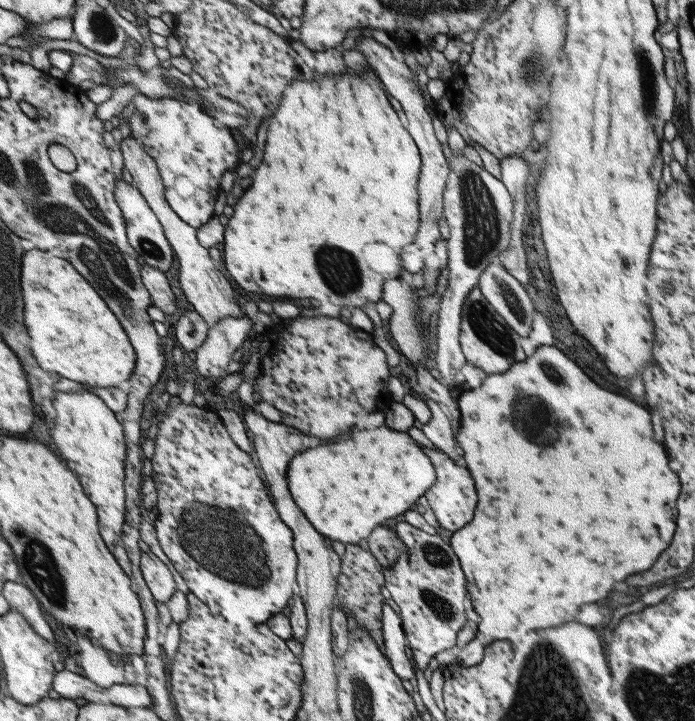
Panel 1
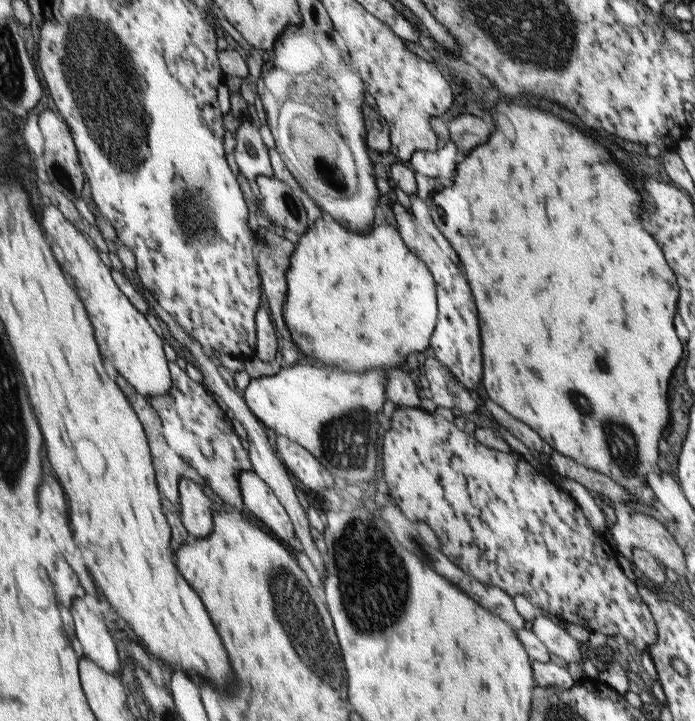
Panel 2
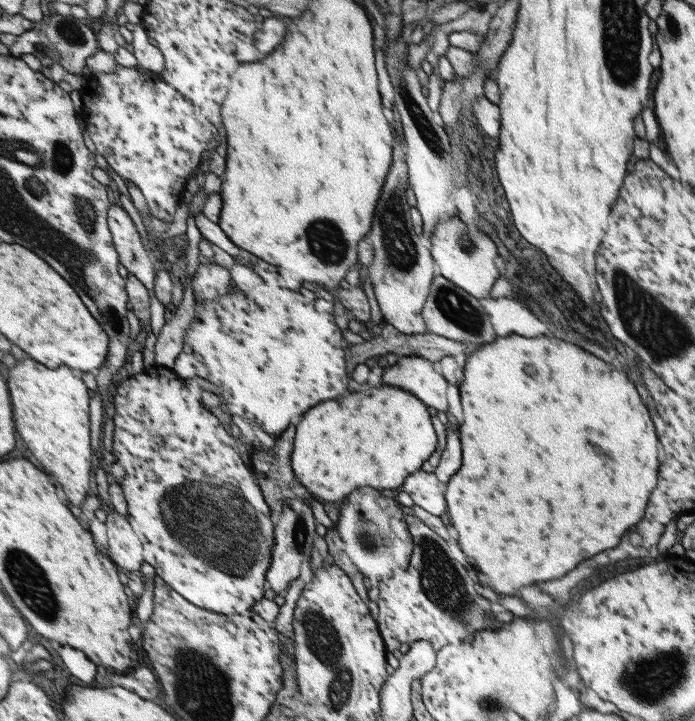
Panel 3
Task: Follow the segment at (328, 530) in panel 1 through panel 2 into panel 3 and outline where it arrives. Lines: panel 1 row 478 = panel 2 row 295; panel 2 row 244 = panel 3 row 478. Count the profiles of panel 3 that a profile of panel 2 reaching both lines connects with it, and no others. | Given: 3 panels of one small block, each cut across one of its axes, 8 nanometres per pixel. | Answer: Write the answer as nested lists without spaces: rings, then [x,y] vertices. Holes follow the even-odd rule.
[[[389,384],[368,394],[348,394],[340,402],[318,404],[296,427],[294,472],[319,502],[342,503],[360,486],[396,488],[418,473],[437,447],[428,407],[416,396]]]

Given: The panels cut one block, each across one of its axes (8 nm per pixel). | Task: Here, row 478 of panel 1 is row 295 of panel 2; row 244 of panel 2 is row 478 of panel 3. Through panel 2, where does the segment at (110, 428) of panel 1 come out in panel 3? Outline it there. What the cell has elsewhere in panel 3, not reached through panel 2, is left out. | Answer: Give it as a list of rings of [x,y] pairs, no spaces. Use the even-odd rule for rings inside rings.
[[[38,360],[18,361],[16,368],[10,372],[10,388],[14,388],[14,406],[18,408],[18,428],[22,428],[22,438],[28,442],[30,450],[40,458],[46,472],[58,476],[66,488],[70,500],[76,506],[82,506],[92,494],[92,394],[91,389],[78,378],[78,372],[70,367],[52,369]]]

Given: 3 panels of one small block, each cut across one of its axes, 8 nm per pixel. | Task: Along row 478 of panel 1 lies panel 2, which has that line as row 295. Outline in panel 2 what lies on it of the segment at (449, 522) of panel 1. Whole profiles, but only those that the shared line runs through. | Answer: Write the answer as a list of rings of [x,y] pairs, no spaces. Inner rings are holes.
[[[399,201],[394,204],[393,212],[398,228],[401,228],[401,236],[408,248],[412,249],[428,266],[433,279],[437,282],[437,304],[440,306],[440,314],[432,338],[432,350],[436,354],[435,357],[450,370],[464,388],[467,388],[473,395],[480,397],[482,396],[483,382],[481,330],[478,324],[478,310],[476,310],[468,280],[464,278],[464,270],[462,270],[460,262],[454,262],[442,252],[433,236]]]

